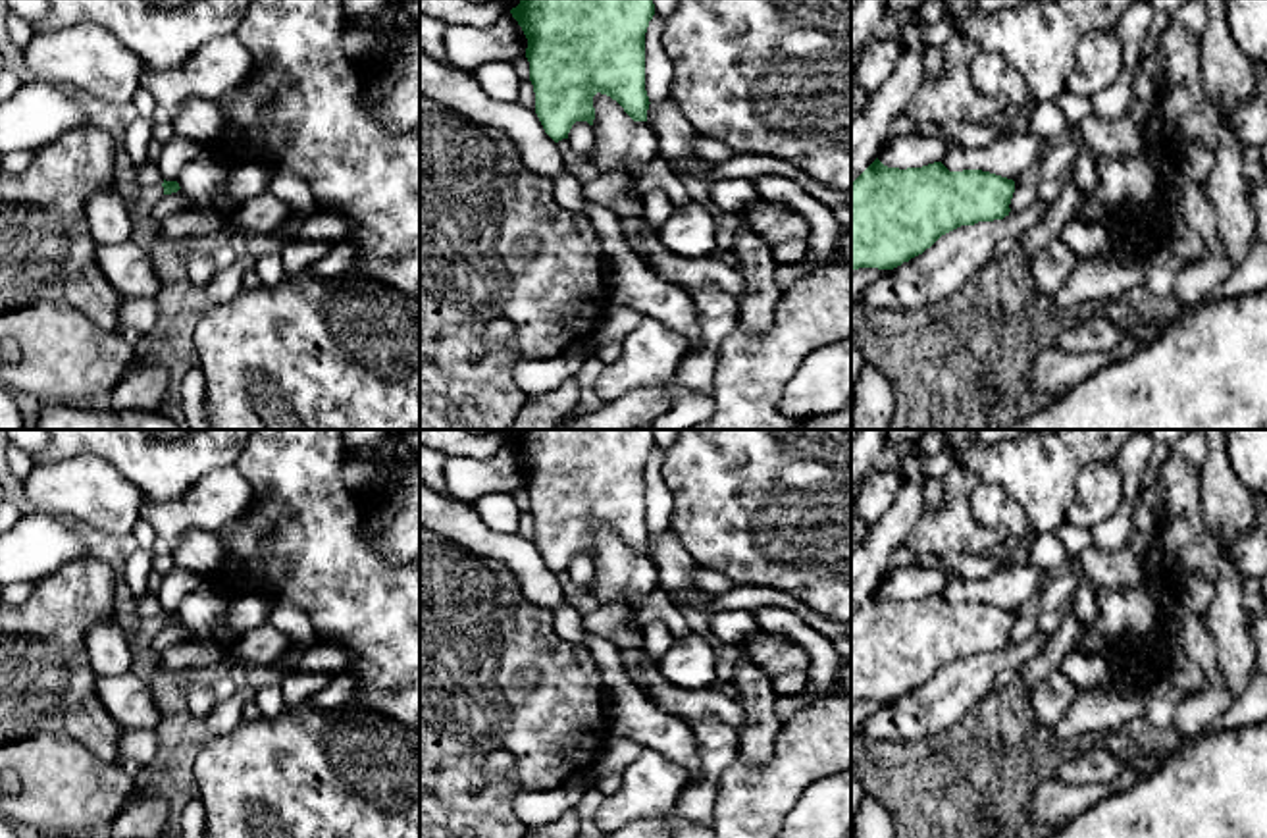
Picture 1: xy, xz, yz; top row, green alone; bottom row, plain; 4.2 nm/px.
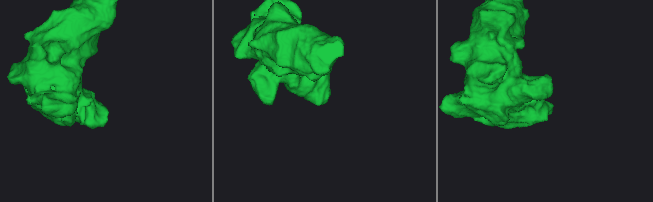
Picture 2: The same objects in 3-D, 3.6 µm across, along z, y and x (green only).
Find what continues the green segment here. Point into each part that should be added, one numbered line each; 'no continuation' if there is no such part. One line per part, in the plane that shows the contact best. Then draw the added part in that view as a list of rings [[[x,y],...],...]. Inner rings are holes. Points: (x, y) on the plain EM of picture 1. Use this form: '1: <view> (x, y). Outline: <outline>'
no continuation

